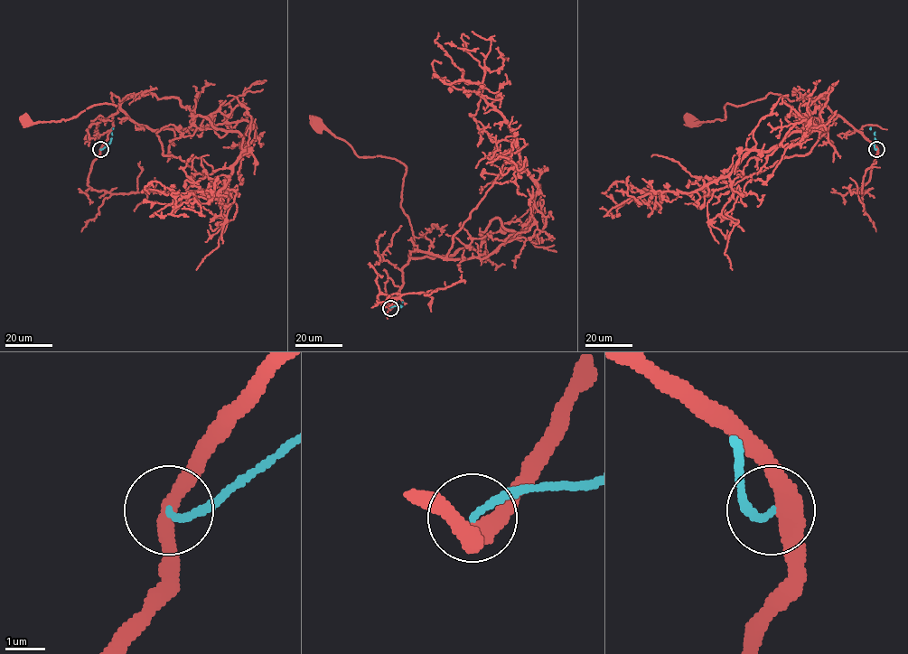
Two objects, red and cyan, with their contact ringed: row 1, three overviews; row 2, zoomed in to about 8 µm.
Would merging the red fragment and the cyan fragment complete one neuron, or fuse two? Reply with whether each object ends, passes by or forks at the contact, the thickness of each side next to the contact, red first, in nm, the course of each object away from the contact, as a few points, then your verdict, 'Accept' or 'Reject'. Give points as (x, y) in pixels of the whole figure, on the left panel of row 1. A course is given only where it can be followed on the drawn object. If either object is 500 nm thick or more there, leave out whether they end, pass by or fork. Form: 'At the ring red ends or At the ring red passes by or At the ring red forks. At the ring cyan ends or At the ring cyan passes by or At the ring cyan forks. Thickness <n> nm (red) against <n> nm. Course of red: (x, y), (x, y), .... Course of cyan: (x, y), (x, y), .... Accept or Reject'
At the ring red passes by. At the ring cyan ends. Thickness 440 nm (red) against 170 nm. Course of red: (99, 149), (124, 98), (120, 101), (110, 93), (116, 106), (91, 106), (68, 119), (25, 121). Course of cyan: (99, 149), (110, 142), (113, 127). Reject

